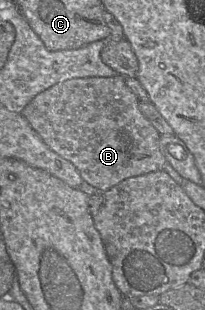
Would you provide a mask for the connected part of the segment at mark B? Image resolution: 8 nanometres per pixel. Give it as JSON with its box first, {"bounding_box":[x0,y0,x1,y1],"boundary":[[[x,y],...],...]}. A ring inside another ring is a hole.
{"bounding_box":[20,75,169,192],"boundary":[[[116,75],[114,77],[72,78],[65,80],[64,82],[57,83],[36,95],[20,113],[28,120],[32,128],[39,134],[48,147],[71,161],[79,171],[82,179],[96,187],[99,191],[105,192],[129,177],[163,170],[166,164],[169,164],[160,149],[159,132],[140,111],[139,99],[127,86],[125,77],[121,75]]]}

